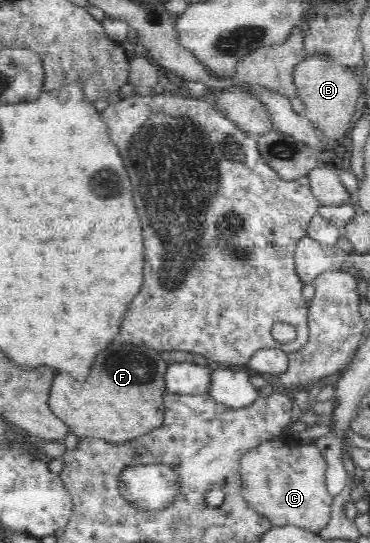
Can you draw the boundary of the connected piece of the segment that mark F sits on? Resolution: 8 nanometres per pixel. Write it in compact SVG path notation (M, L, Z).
M113 342L105 352L99 352L89 378L81 384L69 374L57 372L53 378L48 404L53 414L69 425L71 433L80 438L103 439L109 443L125 443L161 426L164 421L163 398L166 393L165 376L170 366L160 352L149 350L145 345Z

